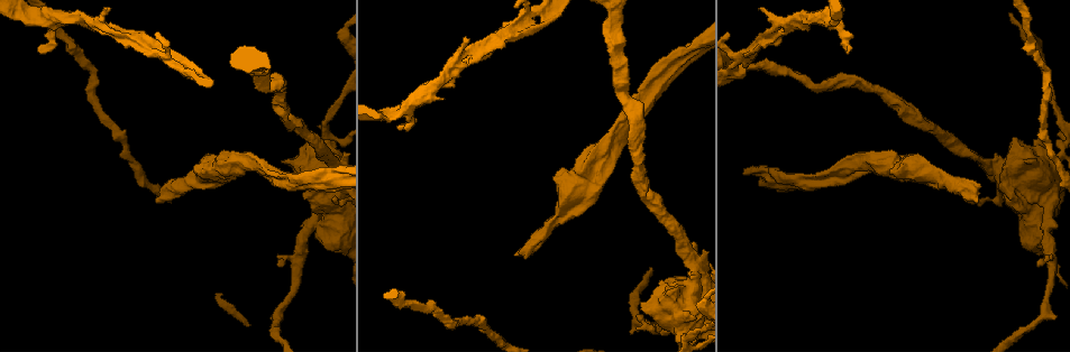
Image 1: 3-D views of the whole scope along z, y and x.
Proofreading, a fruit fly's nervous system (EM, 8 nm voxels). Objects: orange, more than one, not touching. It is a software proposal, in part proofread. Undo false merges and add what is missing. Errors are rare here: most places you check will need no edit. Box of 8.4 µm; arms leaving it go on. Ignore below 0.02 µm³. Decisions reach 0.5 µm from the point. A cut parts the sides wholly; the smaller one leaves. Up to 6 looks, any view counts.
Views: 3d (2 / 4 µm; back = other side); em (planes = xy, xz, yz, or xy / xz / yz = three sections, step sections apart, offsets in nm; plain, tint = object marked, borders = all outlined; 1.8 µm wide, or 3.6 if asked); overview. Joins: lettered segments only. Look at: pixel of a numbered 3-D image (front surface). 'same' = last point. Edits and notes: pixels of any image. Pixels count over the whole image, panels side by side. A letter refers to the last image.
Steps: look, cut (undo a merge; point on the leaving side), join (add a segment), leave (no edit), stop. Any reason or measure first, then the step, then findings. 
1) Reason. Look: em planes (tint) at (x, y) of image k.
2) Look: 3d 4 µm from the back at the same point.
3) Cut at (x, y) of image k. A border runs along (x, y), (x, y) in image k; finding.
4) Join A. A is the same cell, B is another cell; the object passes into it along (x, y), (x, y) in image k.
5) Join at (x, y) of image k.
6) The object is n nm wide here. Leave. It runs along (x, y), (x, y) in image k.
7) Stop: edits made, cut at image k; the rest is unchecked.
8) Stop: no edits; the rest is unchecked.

Branch stops here. Look: em xz step 16 (tint) at (37, 51) of image 1.

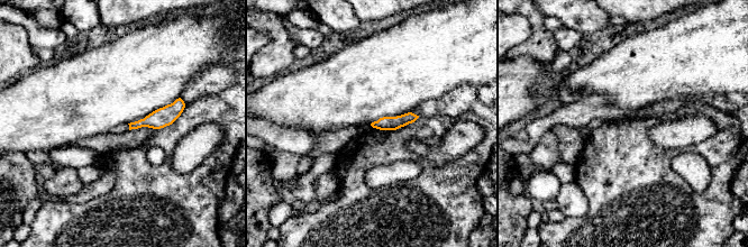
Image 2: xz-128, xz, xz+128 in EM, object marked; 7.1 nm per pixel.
Look: em xy step 16 (tint) at the same point.

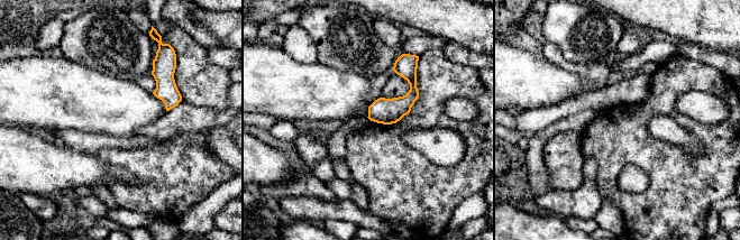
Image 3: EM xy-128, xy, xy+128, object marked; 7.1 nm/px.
Look: em xy step 16 (borders) at the same point.

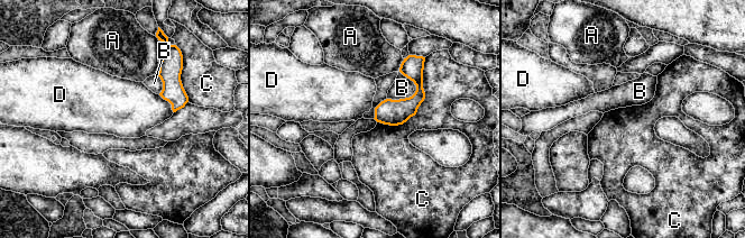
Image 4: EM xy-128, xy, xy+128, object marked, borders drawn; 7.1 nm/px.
The object is 190 nm wide here. Leave. A, B, C and D are other cells; no lettered segment goes on from it.

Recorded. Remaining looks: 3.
Two arms in line, one across. Look: 3d 4 µm at (143, 40) of image 1.

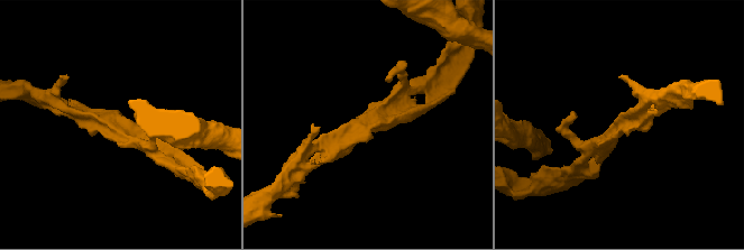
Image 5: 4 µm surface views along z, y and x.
Look: em planes (tint) at (368, 126) of image 5.

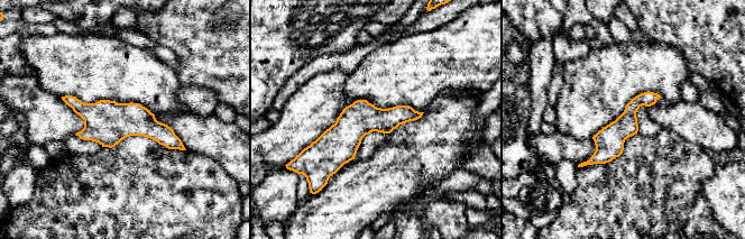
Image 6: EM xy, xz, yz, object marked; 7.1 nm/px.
Look: em planes (borders) at the same point.

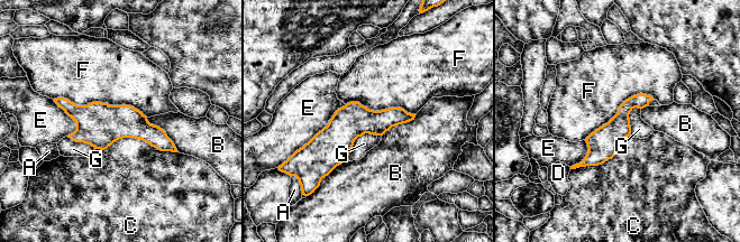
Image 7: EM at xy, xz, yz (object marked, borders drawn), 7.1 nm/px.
The object is 190 nm wide here; the longest contact is with F, 700 nm. Leave. A, B, C, D, E, F and G are other cells; one cell here.

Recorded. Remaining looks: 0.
Stop: no edits; the rest is unchecked.

